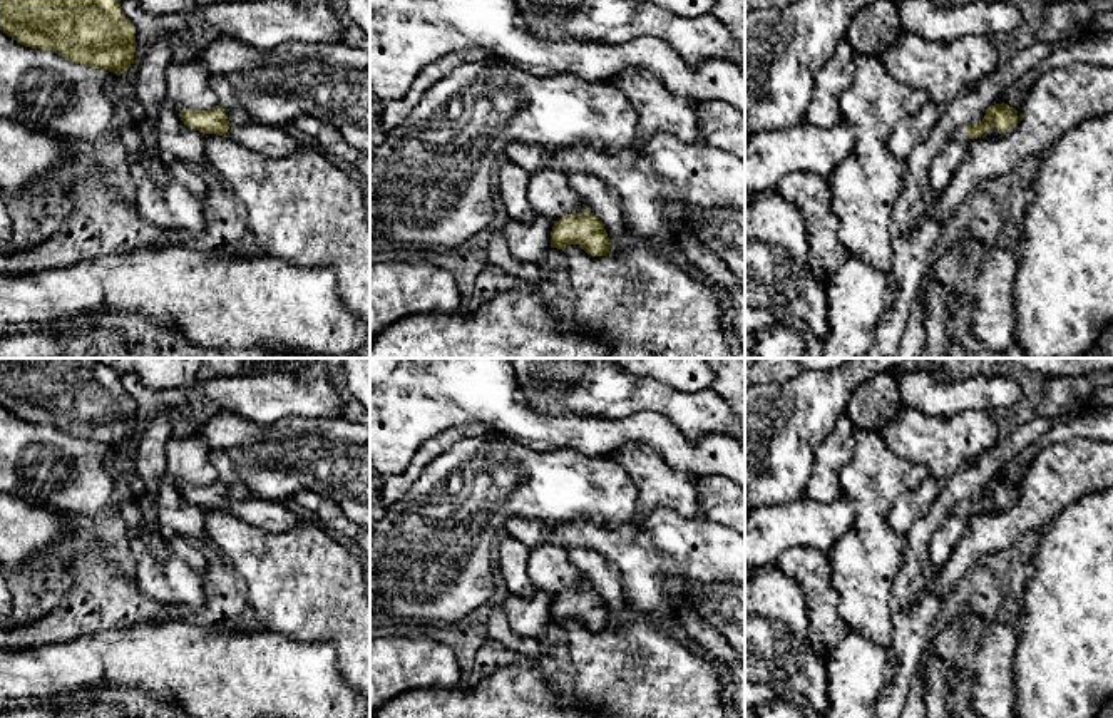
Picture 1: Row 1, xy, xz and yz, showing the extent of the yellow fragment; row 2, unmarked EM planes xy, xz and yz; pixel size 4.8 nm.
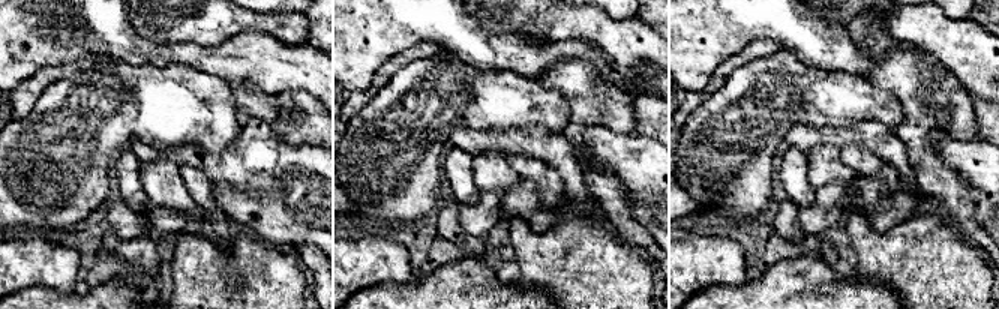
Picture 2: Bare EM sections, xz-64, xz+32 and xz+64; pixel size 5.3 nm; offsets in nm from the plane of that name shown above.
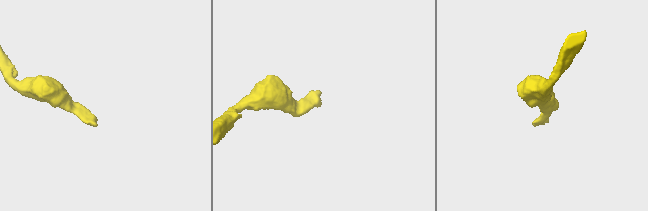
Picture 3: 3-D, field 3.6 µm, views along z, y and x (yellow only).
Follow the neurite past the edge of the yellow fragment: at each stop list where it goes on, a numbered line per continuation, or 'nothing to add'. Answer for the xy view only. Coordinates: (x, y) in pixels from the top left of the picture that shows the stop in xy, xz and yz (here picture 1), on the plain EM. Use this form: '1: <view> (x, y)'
1: xy (273, 516)

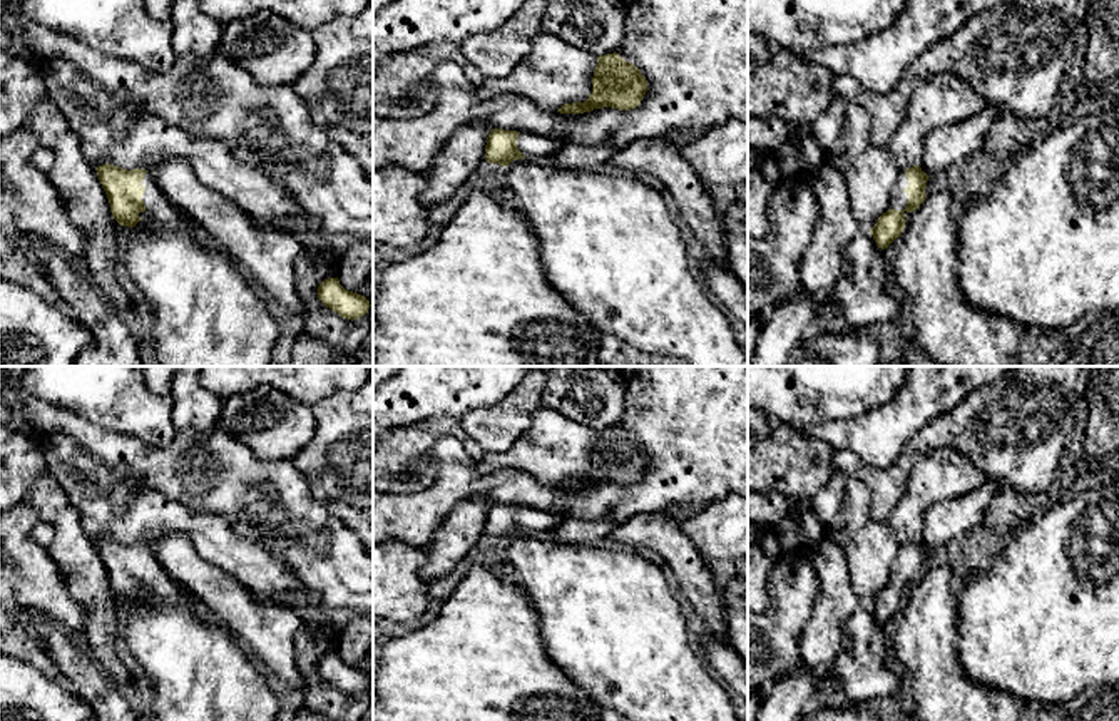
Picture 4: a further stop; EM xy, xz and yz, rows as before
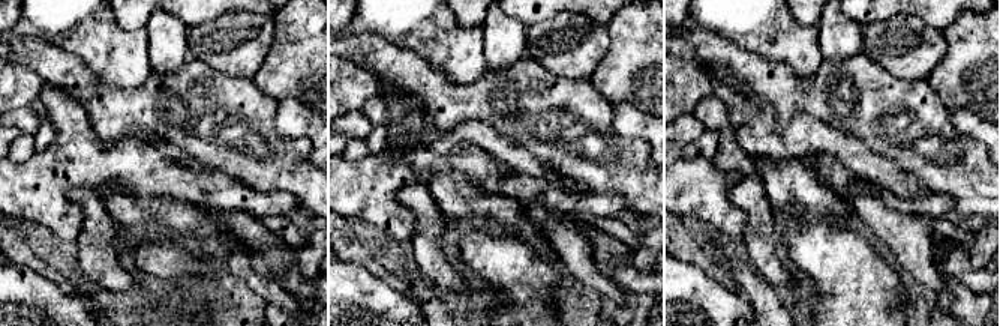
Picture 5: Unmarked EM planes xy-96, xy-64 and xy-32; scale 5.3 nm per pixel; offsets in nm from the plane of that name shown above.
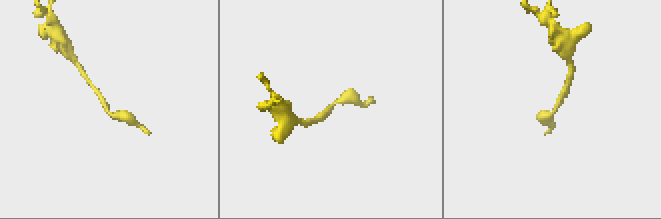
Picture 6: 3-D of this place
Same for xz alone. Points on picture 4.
1: xz (532, 521)

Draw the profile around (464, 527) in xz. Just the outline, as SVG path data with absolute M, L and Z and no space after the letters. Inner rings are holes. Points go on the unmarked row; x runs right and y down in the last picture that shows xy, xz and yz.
M475 499L455 505L432 540L425 545L425 562L420 577L430 580L448 575L457 564L485 537L485 520L490 502Z

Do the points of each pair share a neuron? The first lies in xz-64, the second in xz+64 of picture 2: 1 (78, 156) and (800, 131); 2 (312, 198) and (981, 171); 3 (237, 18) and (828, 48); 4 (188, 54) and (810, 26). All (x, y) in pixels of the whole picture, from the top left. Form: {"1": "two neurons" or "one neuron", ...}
{"1": "two neurons", "2": "one neuron", "3": "two neurons", "4": "one neuron"}

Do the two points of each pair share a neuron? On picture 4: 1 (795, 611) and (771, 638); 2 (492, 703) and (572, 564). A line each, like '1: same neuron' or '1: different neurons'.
1: same neuron
2: different neurons

